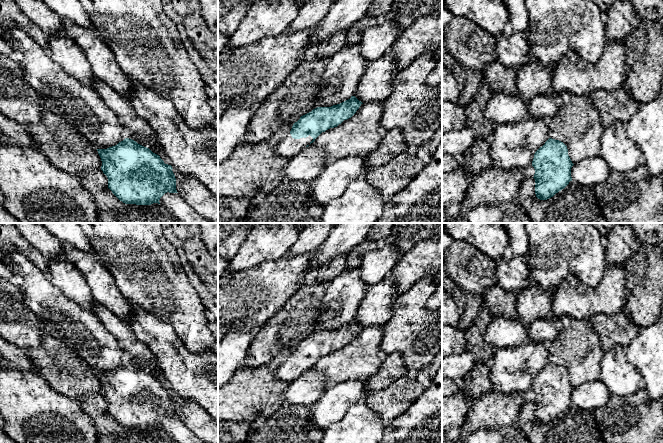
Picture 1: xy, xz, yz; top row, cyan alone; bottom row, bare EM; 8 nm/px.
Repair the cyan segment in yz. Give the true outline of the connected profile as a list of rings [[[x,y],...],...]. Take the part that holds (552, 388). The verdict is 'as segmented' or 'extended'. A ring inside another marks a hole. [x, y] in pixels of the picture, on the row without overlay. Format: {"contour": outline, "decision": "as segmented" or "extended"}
{"contour": [[[549,362],[535,376],[532,385],[536,421],[547,424],[564,413],[572,405],[573,389],[567,370],[559,364]]], "decision": "as segmented"}

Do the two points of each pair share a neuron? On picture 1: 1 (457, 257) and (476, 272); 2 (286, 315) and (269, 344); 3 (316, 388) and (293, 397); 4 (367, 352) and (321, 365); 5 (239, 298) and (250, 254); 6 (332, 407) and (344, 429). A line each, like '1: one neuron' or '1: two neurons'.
1: one neuron
2: one neuron
3: one neuron
4: one neuron
5: two neurons
6: two neurons

